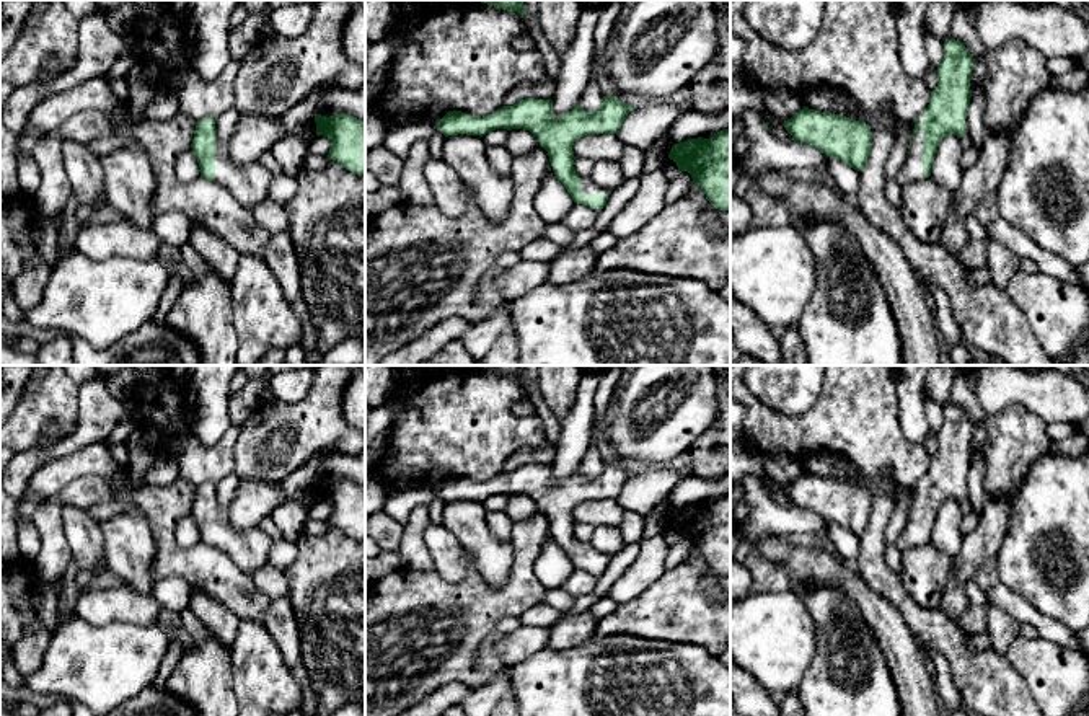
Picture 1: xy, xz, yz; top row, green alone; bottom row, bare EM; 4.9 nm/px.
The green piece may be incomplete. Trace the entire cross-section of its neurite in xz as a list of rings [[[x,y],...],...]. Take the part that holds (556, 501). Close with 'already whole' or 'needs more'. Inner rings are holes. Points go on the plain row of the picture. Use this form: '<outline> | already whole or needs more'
[[[603,462],[602,471],[595,478],[585,478],[577,470],[554,484],[553,465],[525,463],[483,483],[448,476],[435,491],[445,502],[458,499],[483,502],[496,494],[530,496],[548,517],[556,543],[564,550],[574,568],[600,577],[611,556],[575,537],[572,510],[584,501],[618,499],[634,473],[621,468],[616,462]]] | needs more

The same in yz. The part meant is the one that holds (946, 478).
[[[944,406],[944,424],[937,431],[937,452],[928,473],[915,484],[906,525],[897,541],[900,550],[910,550],[931,541],[931,532],[939,507],[946,501],[965,501],[965,483],[972,463],[970,444],[975,424],[967,413]]] | needs more

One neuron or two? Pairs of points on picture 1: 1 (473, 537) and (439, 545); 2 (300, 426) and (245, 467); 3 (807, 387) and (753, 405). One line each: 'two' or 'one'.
1: two
2: one
3: two

